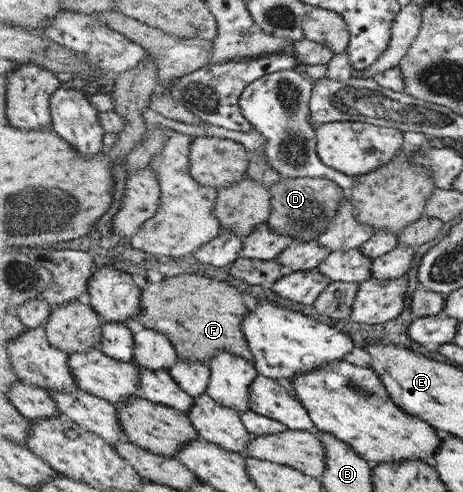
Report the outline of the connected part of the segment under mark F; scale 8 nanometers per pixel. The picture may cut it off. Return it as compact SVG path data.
M182 272L180 276L159 282L148 281L143 288L143 312L136 320L145 328L168 335L180 358L190 363L212 364L214 357L222 351L234 352L253 363L253 354L242 331L242 319L249 311L236 286L220 278L208 278L206 274Z

